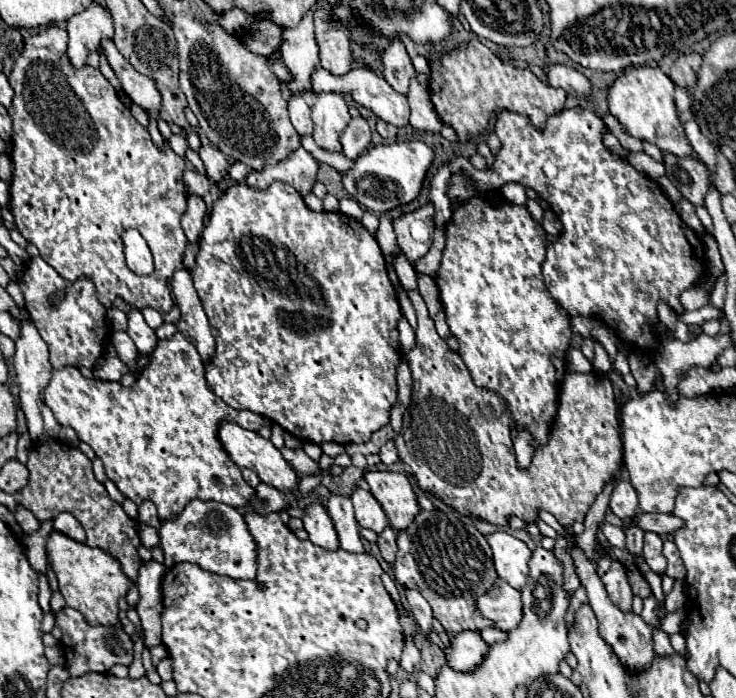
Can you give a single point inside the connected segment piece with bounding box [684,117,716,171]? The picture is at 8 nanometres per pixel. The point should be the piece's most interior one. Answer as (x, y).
(705, 149)

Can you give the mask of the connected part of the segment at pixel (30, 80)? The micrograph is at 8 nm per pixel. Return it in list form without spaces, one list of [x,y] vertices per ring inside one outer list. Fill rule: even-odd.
[[[46,27],[46,29],[42,29],[40,33],[36,33],[36,35],[32,35],[32,37],[26,39],[24,51],[22,51],[20,57],[16,59],[16,65],[14,65],[14,69],[12,69],[10,77],[8,77],[8,81],[10,81],[12,89],[16,91],[16,93],[14,93],[14,99],[12,99],[12,105],[10,105],[10,109],[8,109],[8,113],[10,113],[12,121],[14,121],[14,135],[12,135],[12,145],[14,145],[14,147],[12,147],[12,153],[10,153],[10,157],[12,157],[12,167],[14,167],[14,179],[12,179],[12,183],[10,183],[10,211],[12,211],[14,219],[16,219],[16,229],[22,233],[22,237],[24,237],[28,243],[32,243],[32,245],[38,247],[40,257],[42,257],[48,265],[52,265],[52,267],[60,273],[60,277],[64,277],[66,281],[72,281],[72,283],[74,283],[76,279],[80,279],[80,277],[88,277],[88,279],[94,283],[96,293],[98,293],[98,299],[100,299],[100,303],[102,303],[106,309],[110,309],[112,303],[114,303],[114,299],[120,297],[120,299],[124,299],[130,307],[134,307],[134,309],[138,309],[138,311],[142,311],[144,307],[152,307],[152,309],[156,309],[156,311],[162,313],[162,315],[168,313],[168,311],[172,309],[172,305],[174,305],[174,301],[172,301],[172,291],[170,291],[168,285],[170,285],[170,279],[172,279],[174,271],[182,267],[184,247],[186,247],[186,243],[188,243],[188,241],[186,241],[186,235],[184,235],[184,231],[182,231],[182,225],[180,225],[180,219],[182,219],[182,215],[184,215],[184,211],[186,211],[186,197],[188,197],[188,195],[186,195],[186,189],[184,189],[184,183],[182,183],[182,173],[186,171],[184,159],[178,157],[176,153],[172,153],[170,147],[166,147],[164,153],[160,153],[160,151],[154,147],[148,129],[142,127],[142,125],[132,117],[130,109],[118,99],[114,87],[104,79],[104,75],[102,75],[98,69],[94,69],[94,67],[90,67],[90,65],[86,65],[86,67],[82,67],[82,69],[74,69],[74,67],[70,67],[70,63],[66,63],[66,31],[60,29],[60,27]],[[130,227],[134,227],[134,229],[140,231],[140,235],[146,239],[146,243],[148,243],[148,247],[150,247],[150,251],[152,251],[152,255],[154,255],[154,273],[148,275],[148,277],[138,277],[134,271],[128,269],[128,265],[126,265],[126,261],[124,261],[122,233],[124,233],[126,229],[130,229]]]

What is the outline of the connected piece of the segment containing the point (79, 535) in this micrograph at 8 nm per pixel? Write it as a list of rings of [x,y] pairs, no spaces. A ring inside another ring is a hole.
[[[60,513],[60,515],[54,519],[54,531],[62,533],[62,535],[74,539],[74,541],[80,541],[80,543],[86,539],[82,525],[80,525],[80,523],[76,521],[76,517],[70,515],[70,513]]]

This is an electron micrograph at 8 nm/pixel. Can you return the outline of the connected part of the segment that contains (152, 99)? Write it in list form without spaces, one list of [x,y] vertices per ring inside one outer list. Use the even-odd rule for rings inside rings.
[[[102,39],[100,41],[100,51],[106,55],[110,67],[114,69],[118,81],[122,83],[124,93],[142,109],[146,109],[148,113],[156,113],[160,107],[160,95],[158,89],[154,87],[152,79],[146,79],[146,75],[138,73],[116,49],[112,39]]]

